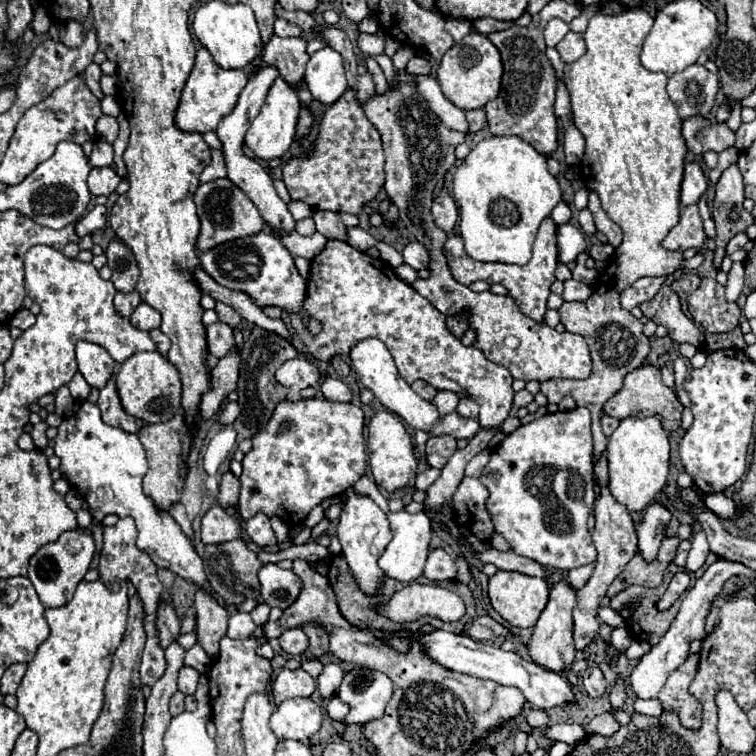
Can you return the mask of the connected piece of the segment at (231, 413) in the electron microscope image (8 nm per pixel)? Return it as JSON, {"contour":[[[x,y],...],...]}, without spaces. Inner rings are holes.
{"contour":[[[227,402],[225,406],[223,406],[223,410],[221,410],[221,414],[219,414],[219,422],[221,424],[225,424],[225,426],[229,426],[229,424],[233,424],[235,422],[235,418],[239,416],[239,404],[237,402]]]}

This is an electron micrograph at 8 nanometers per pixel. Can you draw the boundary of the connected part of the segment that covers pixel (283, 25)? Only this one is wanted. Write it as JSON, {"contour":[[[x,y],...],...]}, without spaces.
{"contour":[[[281,18],[275,20],[275,34],[277,36],[301,36],[301,32],[303,30],[297,24],[291,24],[291,22],[281,20]]]}

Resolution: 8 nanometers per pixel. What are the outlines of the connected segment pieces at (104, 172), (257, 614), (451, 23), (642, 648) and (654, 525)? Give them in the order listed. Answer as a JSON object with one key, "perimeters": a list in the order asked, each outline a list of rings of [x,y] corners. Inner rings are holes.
{"perimeters":[[[[91,168],[89,180],[87,180],[89,192],[93,196],[109,196],[111,192],[115,192],[119,182],[121,178],[111,168]]],[[[261,602],[261,604],[251,612],[251,618],[253,618],[253,622],[255,622],[257,626],[263,626],[263,624],[269,620],[269,606]]],[[[447,20],[445,28],[453,36],[455,42],[461,42],[473,30],[473,26],[471,26],[469,20]]],[[[635,640],[635,642],[629,646],[629,650],[625,652],[625,656],[627,656],[629,660],[639,660],[639,658],[643,658],[649,650],[651,650],[651,646],[649,646],[647,642],[639,642],[639,640]]],[[[651,504],[637,526],[639,534],[639,552],[645,562],[653,562],[657,558],[657,550],[665,538],[665,528],[671,520],[671,512],[661,504]]]]}

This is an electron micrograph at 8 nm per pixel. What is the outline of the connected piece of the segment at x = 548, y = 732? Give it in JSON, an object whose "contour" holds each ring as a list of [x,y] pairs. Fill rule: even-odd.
{"contour":[[[553,724],[553,726],[543,728],[543,738],[551,738],[555,742],[577,746],[579,740],[585,738],[585,732],[583,732],[583,726],[579,724]]]}

